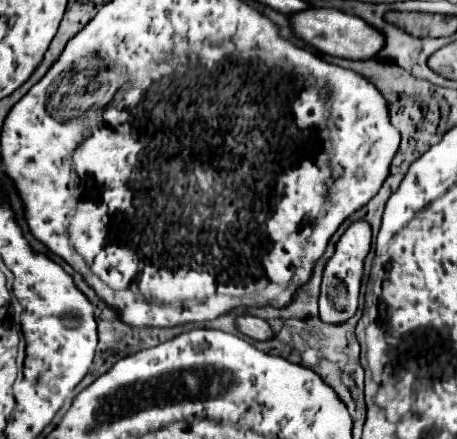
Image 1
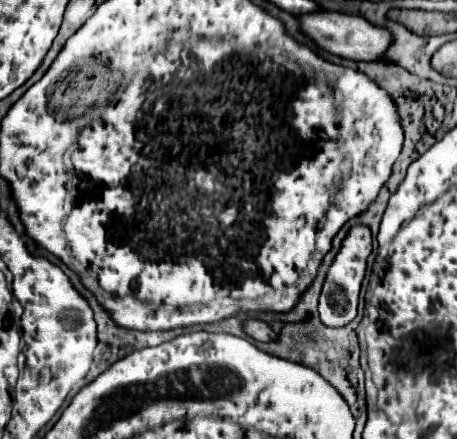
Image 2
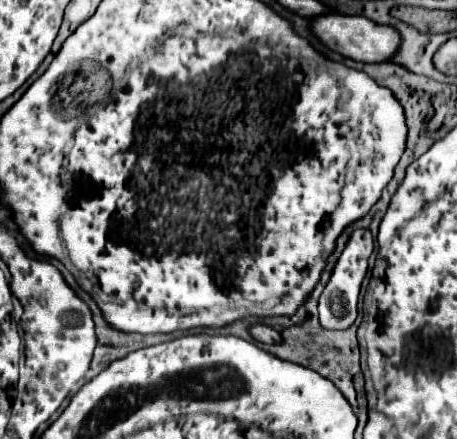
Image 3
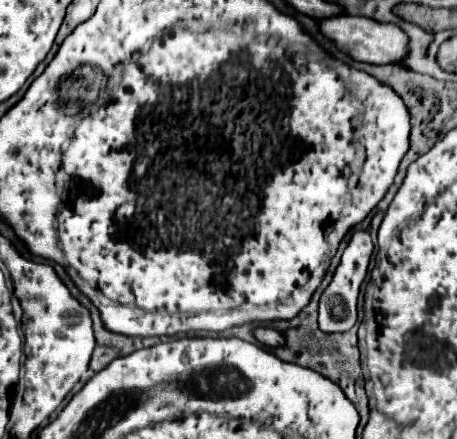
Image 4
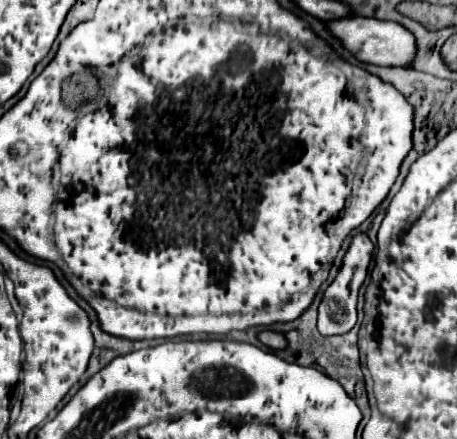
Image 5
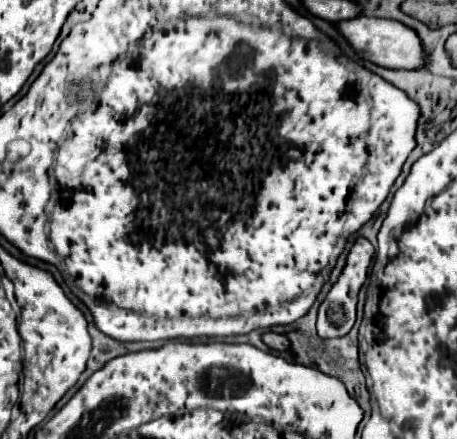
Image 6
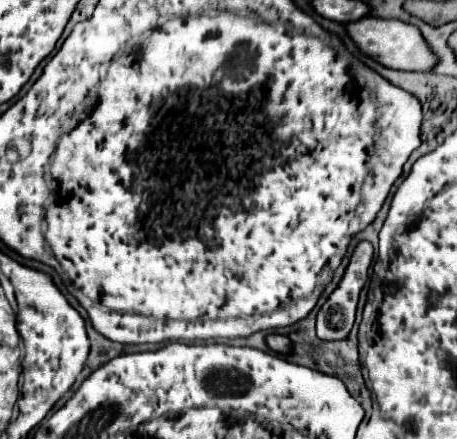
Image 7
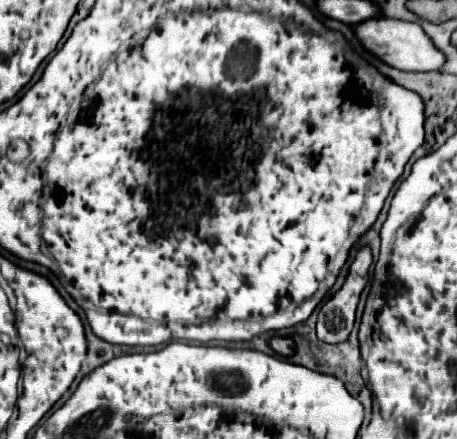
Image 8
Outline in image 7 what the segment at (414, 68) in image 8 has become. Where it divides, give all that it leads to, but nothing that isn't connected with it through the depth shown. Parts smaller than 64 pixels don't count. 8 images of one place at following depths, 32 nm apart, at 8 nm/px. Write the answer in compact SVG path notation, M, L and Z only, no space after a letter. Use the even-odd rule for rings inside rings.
M364 16L356 22L346 22L344 24L346 34L354 40L356 48L370 56L374 62L394 68L394 70L432 70L436 64L436 56L432 50L426 46L424 38L420 36L420 30L412 24L404 24L400 20L384 20L384 18L370 18Z

